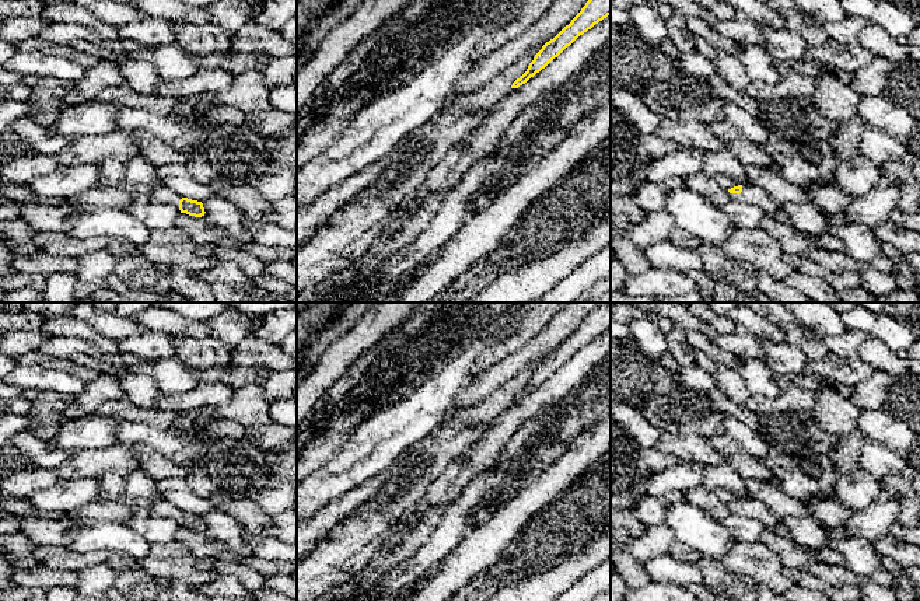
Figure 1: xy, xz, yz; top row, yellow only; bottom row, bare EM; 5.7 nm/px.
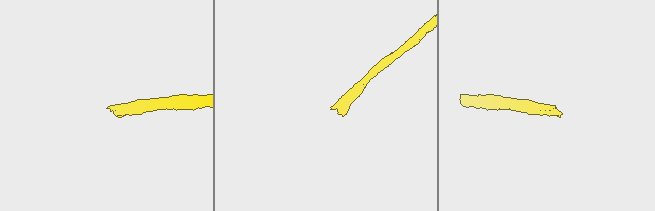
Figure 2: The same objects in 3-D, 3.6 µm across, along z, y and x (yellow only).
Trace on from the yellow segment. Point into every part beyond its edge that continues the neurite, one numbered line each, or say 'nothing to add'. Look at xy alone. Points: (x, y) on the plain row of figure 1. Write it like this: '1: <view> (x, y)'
1: xy (161, 507)

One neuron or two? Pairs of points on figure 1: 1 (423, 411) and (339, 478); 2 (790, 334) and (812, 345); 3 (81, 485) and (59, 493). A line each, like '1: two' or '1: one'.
1: one
2: one
3: one

